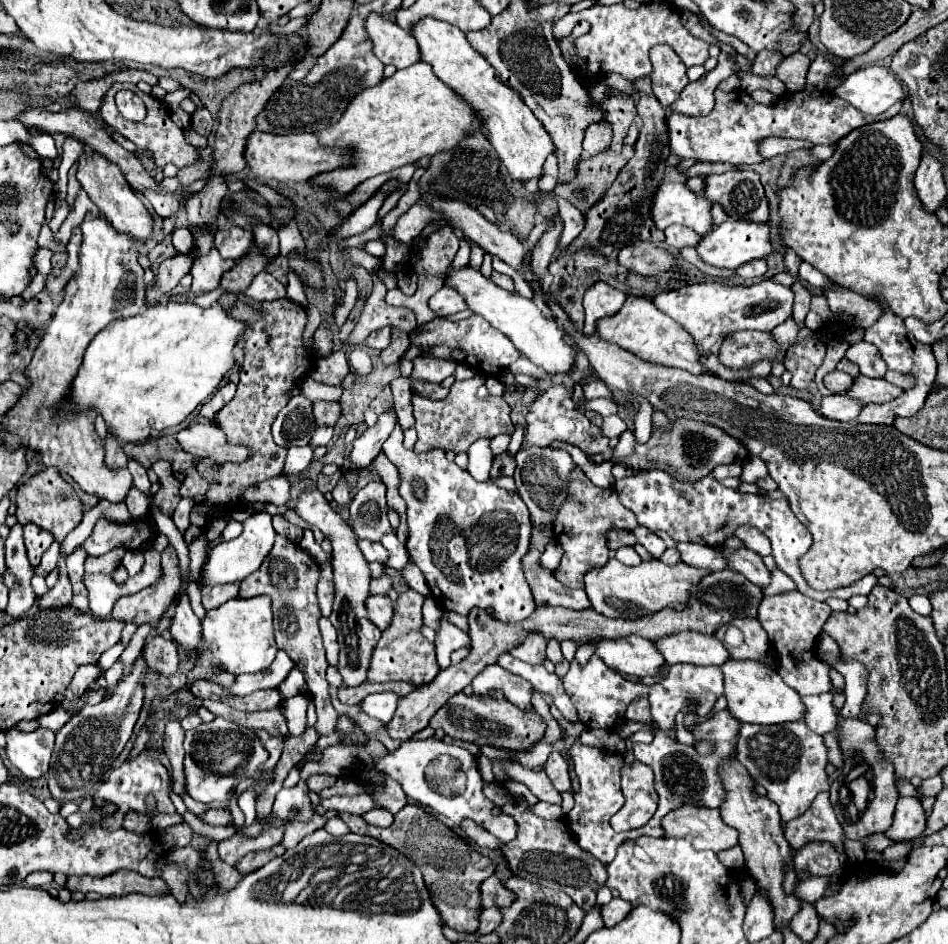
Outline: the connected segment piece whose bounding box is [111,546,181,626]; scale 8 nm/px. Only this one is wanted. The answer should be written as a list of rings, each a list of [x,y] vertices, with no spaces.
[[[167,546],[161,552],[163,560],[163,580],[151,584],[149,588],[121,596],[115,606],[113,614],[115,620],[123,620],[123,624],[157,624],[163,618],[163,612],[173,604],[179,588],[181,588],[181,576],[179,576],[179,566],[177,566],[177,554],[171,546]]]

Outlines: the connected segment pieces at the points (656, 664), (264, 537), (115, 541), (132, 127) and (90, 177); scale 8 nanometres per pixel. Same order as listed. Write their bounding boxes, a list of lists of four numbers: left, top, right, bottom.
[[583,636,665,676],[201,512,275,588],[81,516,155,556],[101,82,197,168],[77,154,153,244]]

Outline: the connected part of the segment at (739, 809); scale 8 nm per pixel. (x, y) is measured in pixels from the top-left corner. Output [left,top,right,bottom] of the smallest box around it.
[719,760,799,928]

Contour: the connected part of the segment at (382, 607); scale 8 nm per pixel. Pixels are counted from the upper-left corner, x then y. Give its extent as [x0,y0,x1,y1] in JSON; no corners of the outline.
[365,596,393,630]

